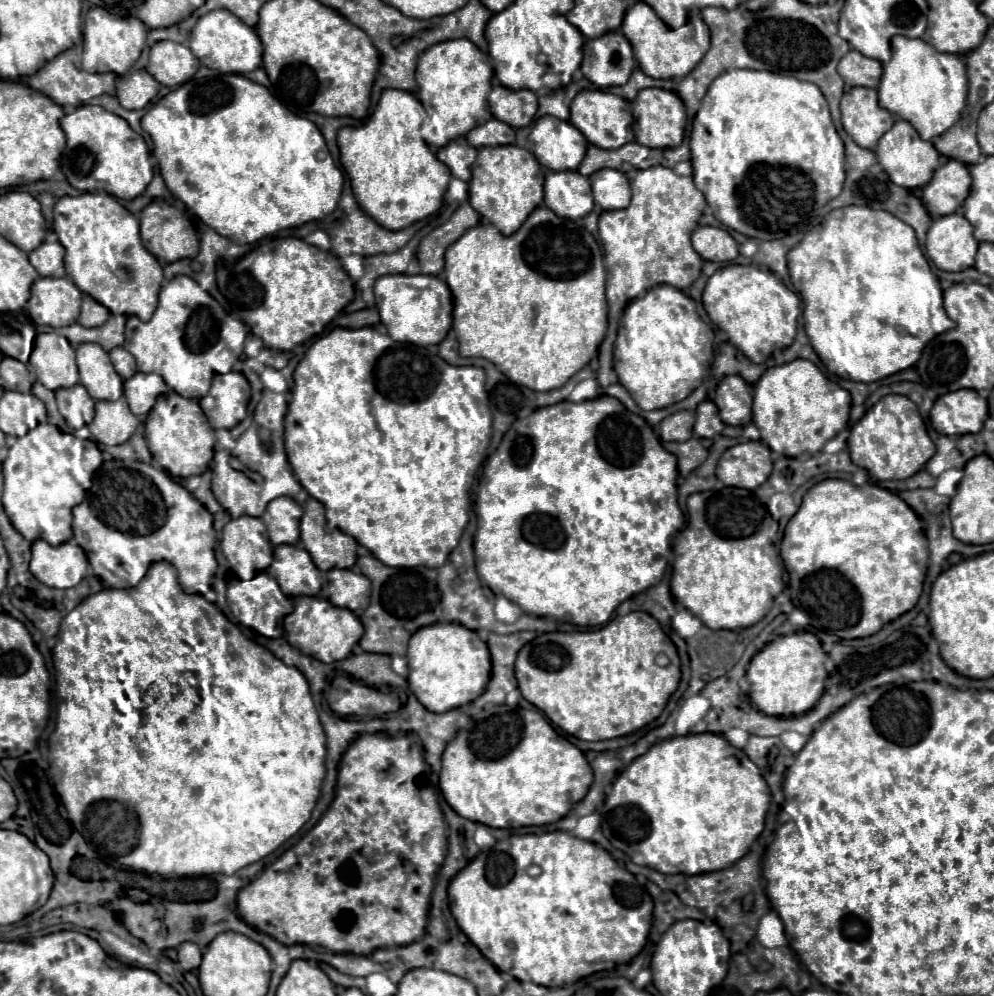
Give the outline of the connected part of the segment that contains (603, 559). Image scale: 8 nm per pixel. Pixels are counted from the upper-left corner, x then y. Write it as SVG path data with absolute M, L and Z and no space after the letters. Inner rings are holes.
M598 396L594 400L584 402L558 402L554 406L544 406L534 410L528 418L516 420L510 430L504 434L500 446L484 464L478 496L476 496L476 516L478 516L478 530L474 534L474 554L476 554L476 572L482 584L486 584L496 596L504 596L512 602L516 602L526 614L534 616L552 616L560 622L570 622L576 626L602 626L606 624L614 610L628 600L630 596L644 592L646 588L658 584L662 580L662 574L668 566L670 556L670 538L674 532L684 527L685 517L676 502L676 456L666 452L652 432L652 428L646 424L644 418L628 412L620 400L612 396ZM632 454L628 462L622 462L618 458Z

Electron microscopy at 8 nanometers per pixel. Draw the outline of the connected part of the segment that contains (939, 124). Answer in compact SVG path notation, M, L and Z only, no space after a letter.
M892 38L892 58L883 64L878 88L880 106L916 126L920 138L932 140L946 132L962 114L968 96L966 66L959 55L938 52L920 38Z

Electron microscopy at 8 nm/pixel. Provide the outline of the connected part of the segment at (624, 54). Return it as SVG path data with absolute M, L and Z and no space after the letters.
M616 30L594 40L586 40L580 70L598 88L622 86L628 82L634 68L636 60L632 56L632 46L622 32Z

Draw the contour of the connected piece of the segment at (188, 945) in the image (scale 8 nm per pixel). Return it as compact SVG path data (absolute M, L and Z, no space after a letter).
M184 942L178 948L178 962L184 970L196 972L200 962L202 962L202 950L194 942Z

